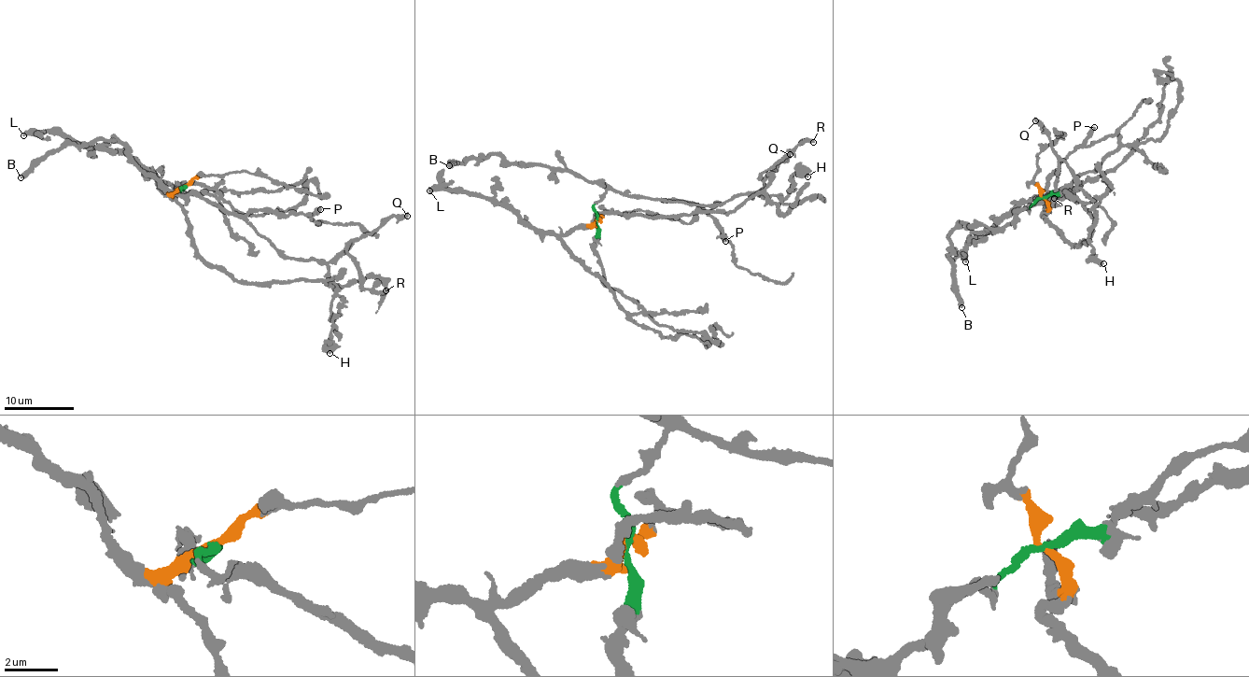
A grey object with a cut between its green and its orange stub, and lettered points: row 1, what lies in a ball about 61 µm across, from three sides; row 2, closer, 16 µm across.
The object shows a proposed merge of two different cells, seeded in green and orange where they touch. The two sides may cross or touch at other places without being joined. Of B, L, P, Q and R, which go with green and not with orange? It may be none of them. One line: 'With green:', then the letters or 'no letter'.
With green: B, P, Q, R

